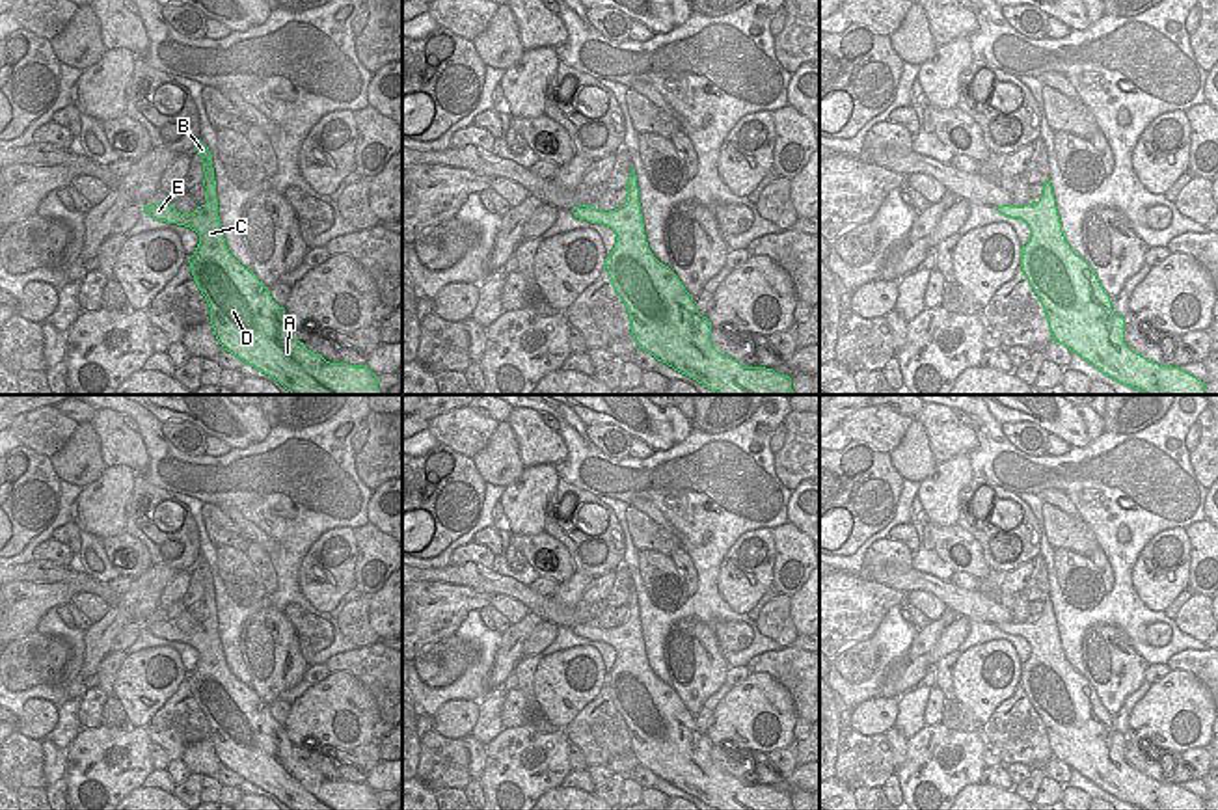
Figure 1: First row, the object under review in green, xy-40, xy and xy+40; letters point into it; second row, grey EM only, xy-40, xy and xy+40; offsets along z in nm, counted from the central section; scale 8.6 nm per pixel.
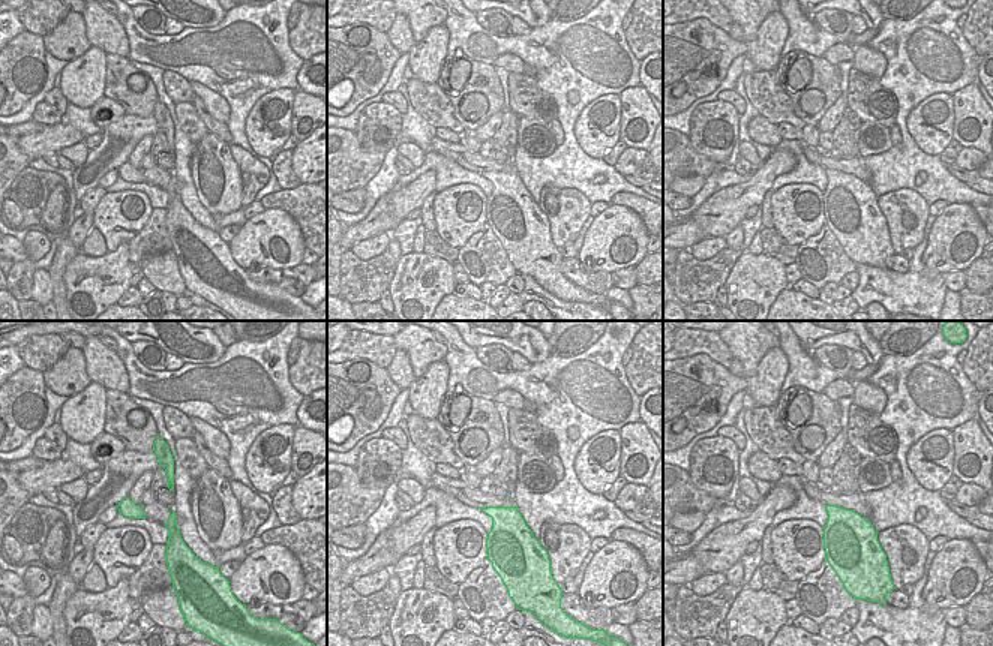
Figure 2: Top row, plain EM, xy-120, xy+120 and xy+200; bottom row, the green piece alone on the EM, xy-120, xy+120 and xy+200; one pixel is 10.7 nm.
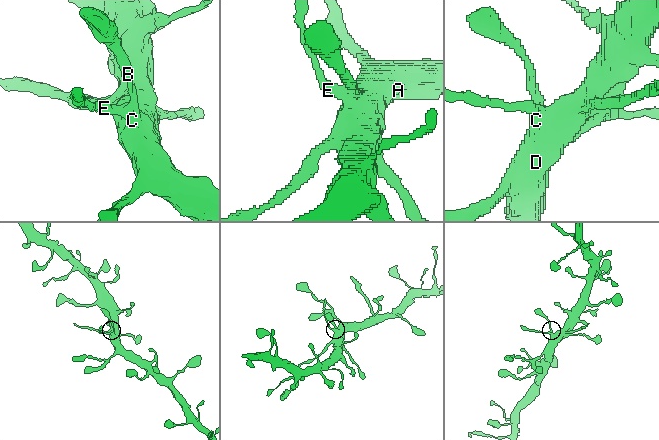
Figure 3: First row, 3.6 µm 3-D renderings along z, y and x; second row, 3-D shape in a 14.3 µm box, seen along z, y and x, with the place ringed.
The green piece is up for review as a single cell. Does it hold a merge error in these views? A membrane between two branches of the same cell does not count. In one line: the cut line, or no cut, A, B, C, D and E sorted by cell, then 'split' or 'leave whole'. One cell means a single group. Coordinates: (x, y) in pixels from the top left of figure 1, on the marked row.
no cut; A B C D E; leave whole

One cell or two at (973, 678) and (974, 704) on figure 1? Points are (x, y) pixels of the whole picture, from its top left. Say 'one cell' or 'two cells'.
one cell

